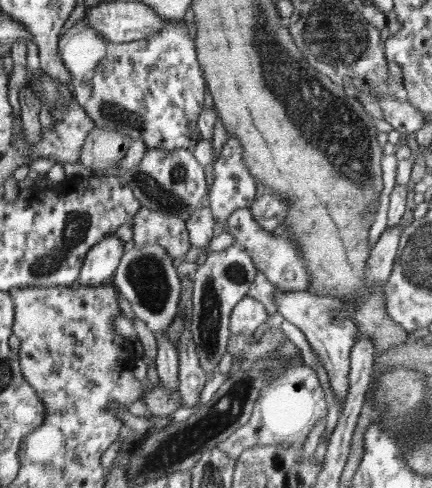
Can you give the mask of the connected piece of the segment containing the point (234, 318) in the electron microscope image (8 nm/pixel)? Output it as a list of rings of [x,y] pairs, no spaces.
[[[246,296],[234,306],[230,314],[230,334],[251,335],[269,317],[262,302]]]

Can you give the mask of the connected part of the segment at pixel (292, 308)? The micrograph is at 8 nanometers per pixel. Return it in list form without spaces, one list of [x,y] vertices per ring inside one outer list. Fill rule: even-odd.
[[[358,290],[354,294],[348,294],[344,298],[338,296],[322,296],[322,294],[312,294],[306,291],[274,291],[274,304],[278,314],[281,314],[290,324],[294,324],[304,333],[308,344],[312,350],[318,354],[318,360],[322,362],[322,366],[326,369],[330,381],[330,390],[334,393],[334,398],[339,400],[344,408],[349,396],[350,383],[348,383],[348,374],[350,372],[350,350],[356,338],[356,324],[354,324],[354,313],[356,313],[356,305],[358,305]]]

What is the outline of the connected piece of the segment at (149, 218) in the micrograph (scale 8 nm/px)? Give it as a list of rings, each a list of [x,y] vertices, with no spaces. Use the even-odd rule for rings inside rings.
[[[142,207],[133,222],[132,240],[135,246],[158,244],[172,259],[184,257],[191,247],[187,223],[178,216]]]

